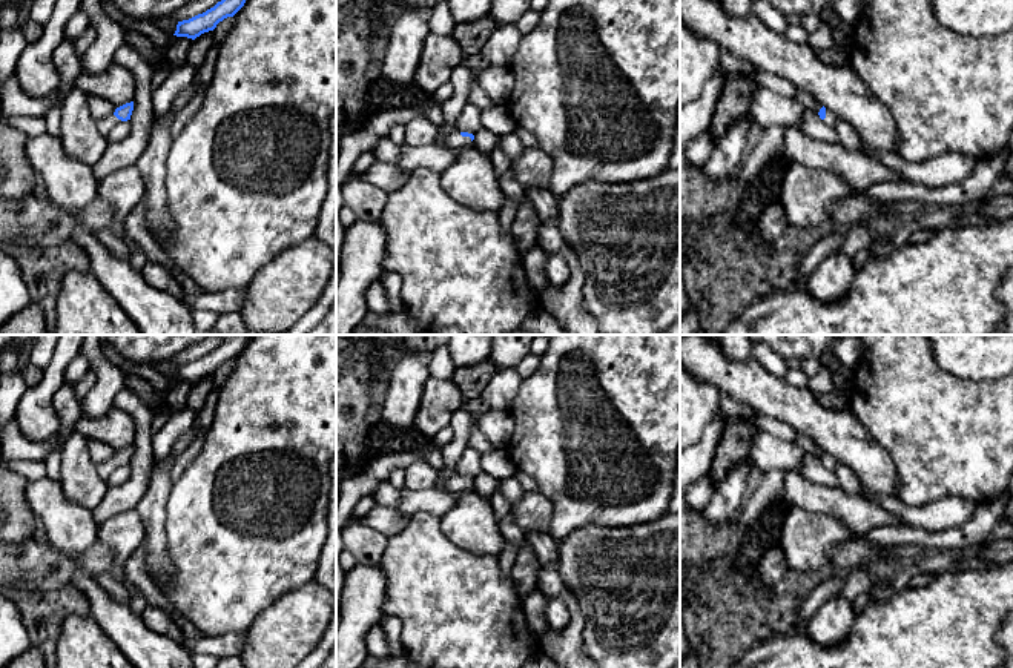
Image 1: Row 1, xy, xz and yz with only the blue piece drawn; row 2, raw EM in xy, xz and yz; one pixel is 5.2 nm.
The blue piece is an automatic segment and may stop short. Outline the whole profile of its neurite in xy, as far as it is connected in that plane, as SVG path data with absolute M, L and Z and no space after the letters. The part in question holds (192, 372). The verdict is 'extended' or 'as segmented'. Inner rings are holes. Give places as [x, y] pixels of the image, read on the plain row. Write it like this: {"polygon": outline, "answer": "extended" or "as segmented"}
{"polygon": "M236 335L223 341L213 352L189 364L178 365L173 379L195 384L204 376L213 375L219 365L233 361L250 341L252 335Z", "answer": "as segmented"}

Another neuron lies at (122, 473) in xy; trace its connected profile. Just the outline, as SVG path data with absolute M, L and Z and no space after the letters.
M118 465L109 476L107 479L107 485L114 487L114 485L120 485L123 482L126 482L130 478L130 465Z

